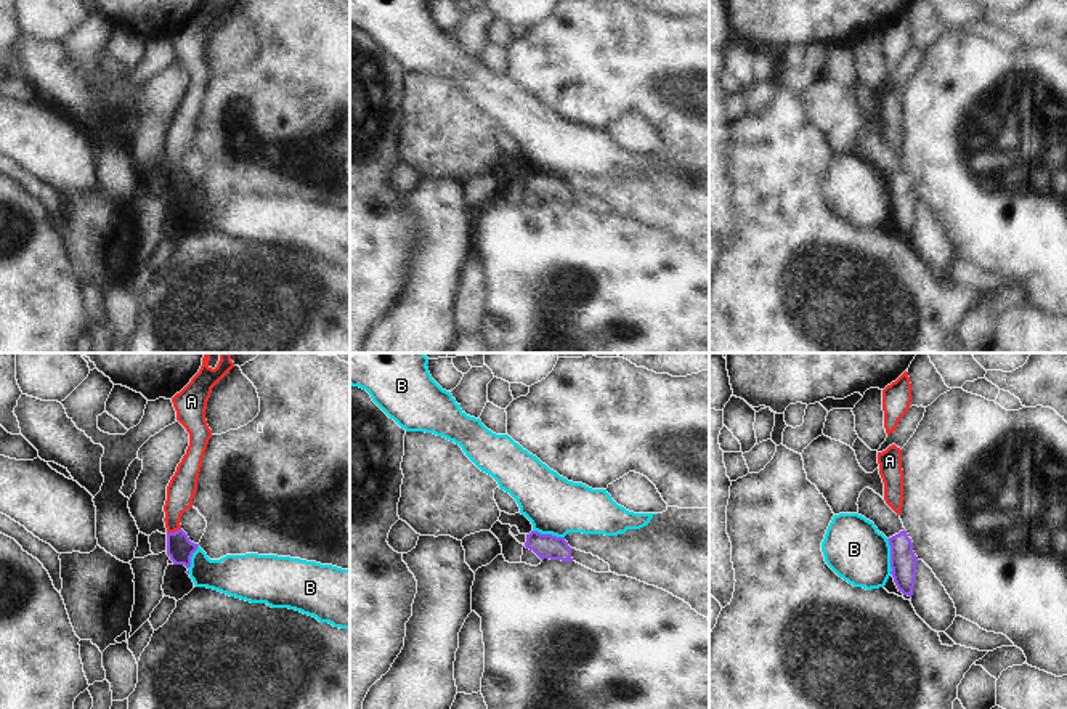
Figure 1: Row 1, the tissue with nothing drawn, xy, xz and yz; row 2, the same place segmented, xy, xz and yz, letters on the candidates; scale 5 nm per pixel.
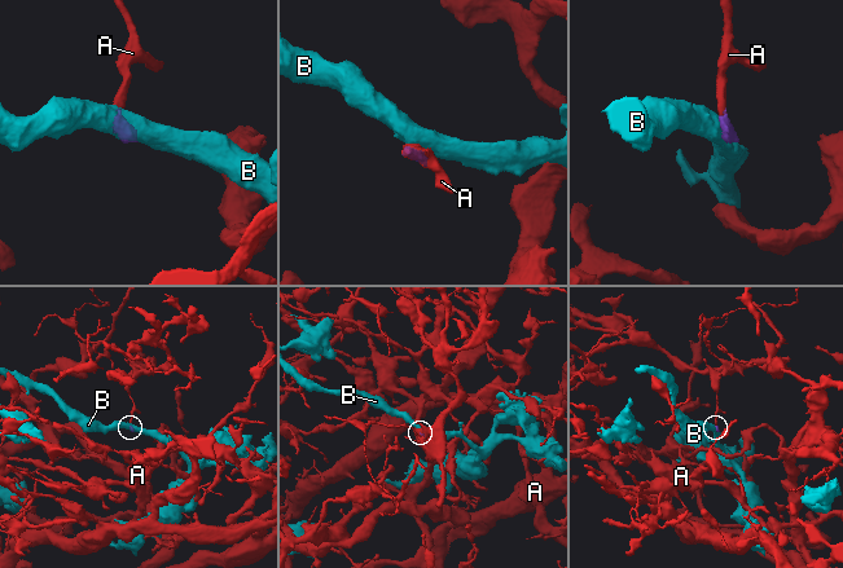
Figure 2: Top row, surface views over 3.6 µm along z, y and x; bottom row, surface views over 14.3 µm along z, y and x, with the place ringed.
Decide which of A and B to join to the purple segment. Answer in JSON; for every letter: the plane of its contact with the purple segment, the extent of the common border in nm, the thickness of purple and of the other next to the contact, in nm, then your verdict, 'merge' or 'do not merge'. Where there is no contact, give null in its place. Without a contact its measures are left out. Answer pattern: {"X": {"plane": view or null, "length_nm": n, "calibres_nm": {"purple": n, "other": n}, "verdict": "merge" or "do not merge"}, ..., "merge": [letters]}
{"A": {"plane": "xy", "length_nm": 80, "calibres_nm": {"purple": 140, "other": 140}, "verdict": "merge"}, "B": {"plane": "yz", "length_nm": 180, "calibres_nm": {"purple": 130, "other": 300}, "verdict": "do not merge"}, "merge": ["A"]}

